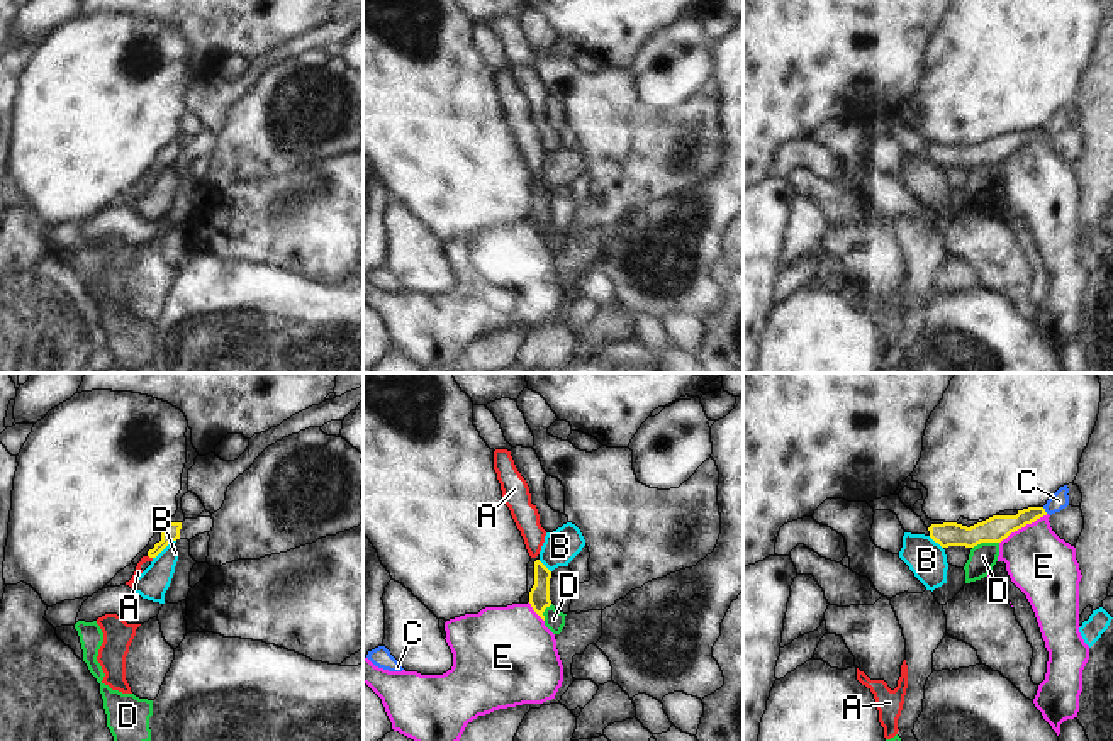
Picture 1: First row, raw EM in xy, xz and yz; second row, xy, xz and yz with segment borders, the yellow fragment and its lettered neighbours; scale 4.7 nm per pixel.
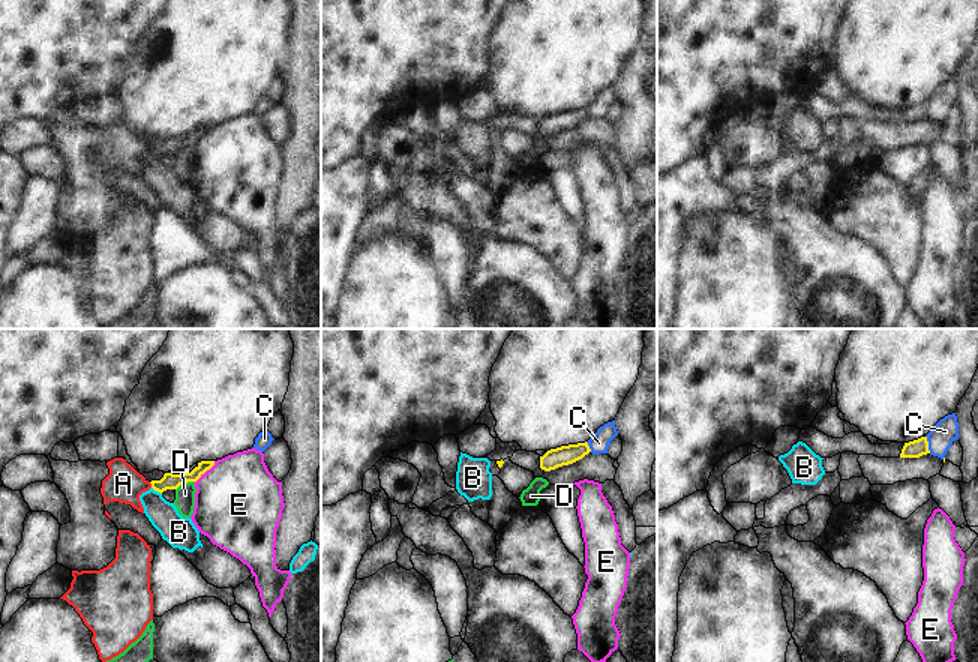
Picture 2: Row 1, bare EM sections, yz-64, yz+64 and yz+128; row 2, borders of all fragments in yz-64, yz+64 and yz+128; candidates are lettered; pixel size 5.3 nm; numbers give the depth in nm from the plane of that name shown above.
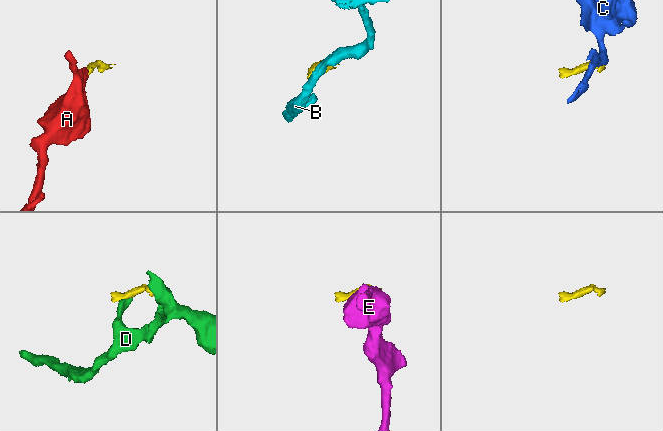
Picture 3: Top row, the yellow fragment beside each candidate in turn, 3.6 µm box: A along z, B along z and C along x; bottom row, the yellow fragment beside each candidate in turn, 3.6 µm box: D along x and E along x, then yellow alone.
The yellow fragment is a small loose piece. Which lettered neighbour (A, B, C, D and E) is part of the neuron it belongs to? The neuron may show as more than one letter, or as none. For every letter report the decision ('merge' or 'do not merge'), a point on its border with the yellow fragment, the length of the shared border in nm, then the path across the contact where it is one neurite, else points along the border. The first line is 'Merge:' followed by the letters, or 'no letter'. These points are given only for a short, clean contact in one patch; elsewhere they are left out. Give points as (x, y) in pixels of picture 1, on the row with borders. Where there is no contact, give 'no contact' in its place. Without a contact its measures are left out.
Merge: A
A: merge; meets yellow in xy at (150, 557); contact 30 nm long; runs through xy (172, 533), (150, 557), (139, 563), (138, 572)
B: do not merge; meets yellow in xy at (163, 548); contact 140 nm long; border along xy (175, 540), (153, 558)
C: do not merge; meets yellow in yz at (1044, 511); contact 40 nm long; border along yz (1042, 507), (1047, 512)
D: do not merge; meets yellow in yz at (984, 541); contact 130 nm long; border along yz (998, 541), (981, 541), (973, 548)
E: do not merge; meets yellow in yz at (1023, 526); contact 280 nm long; border along yz (1047, 514), (1012, 531), (1000, 543)

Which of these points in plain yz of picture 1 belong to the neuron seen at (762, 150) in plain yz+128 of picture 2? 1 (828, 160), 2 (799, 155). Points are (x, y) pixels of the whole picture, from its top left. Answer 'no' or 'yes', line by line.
1: yes
2: yes

